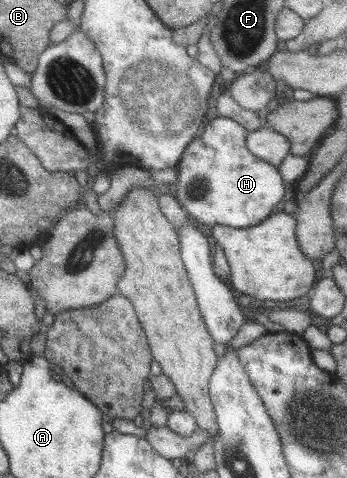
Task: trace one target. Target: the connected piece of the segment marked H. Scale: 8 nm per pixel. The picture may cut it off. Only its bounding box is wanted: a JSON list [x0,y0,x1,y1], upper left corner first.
[173,115,287,228]

